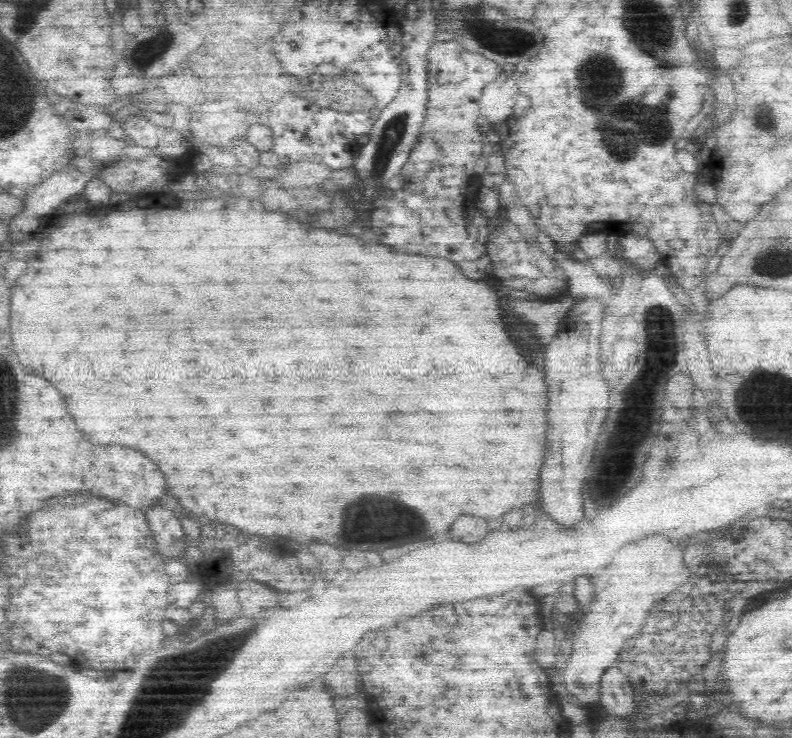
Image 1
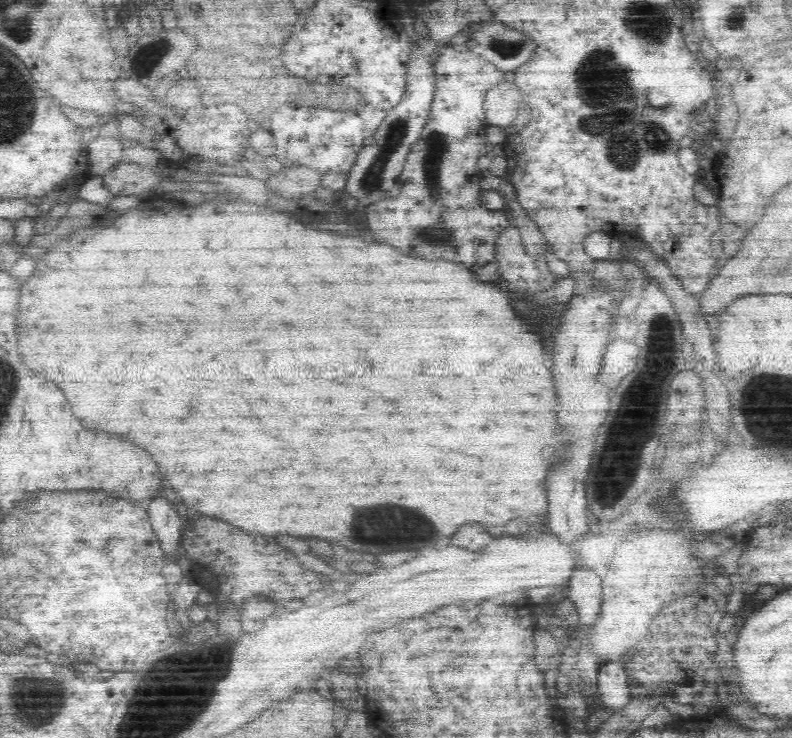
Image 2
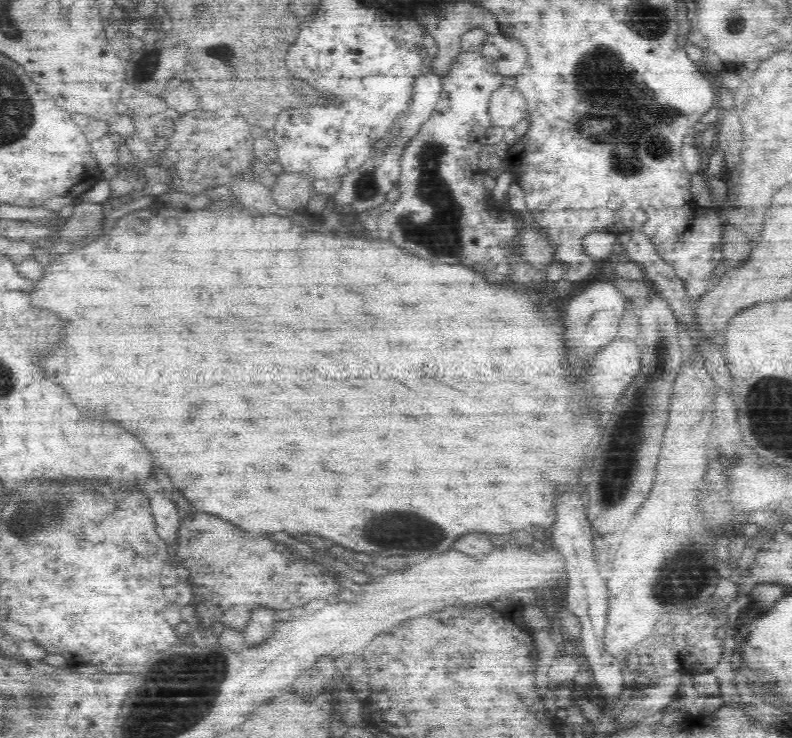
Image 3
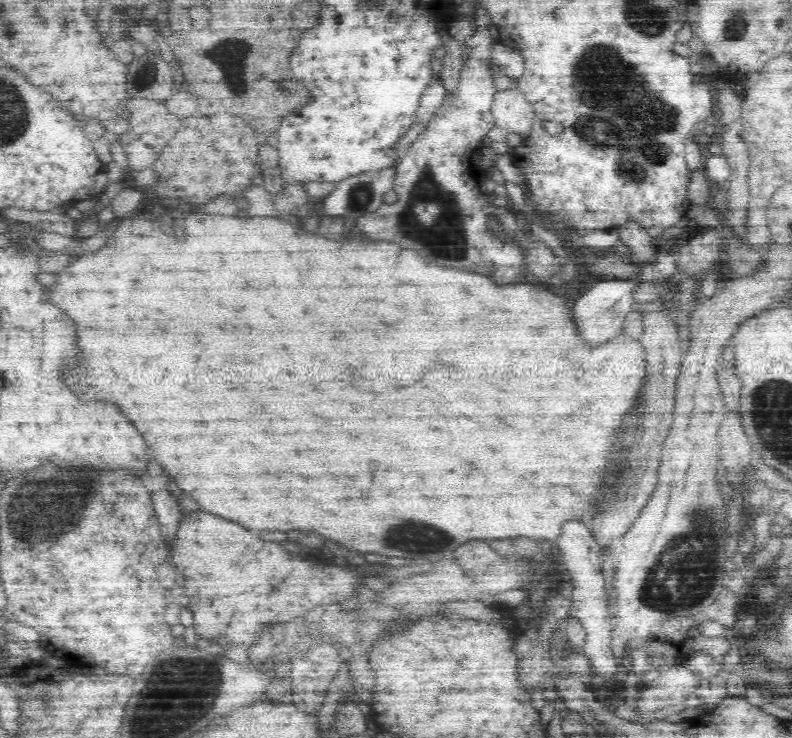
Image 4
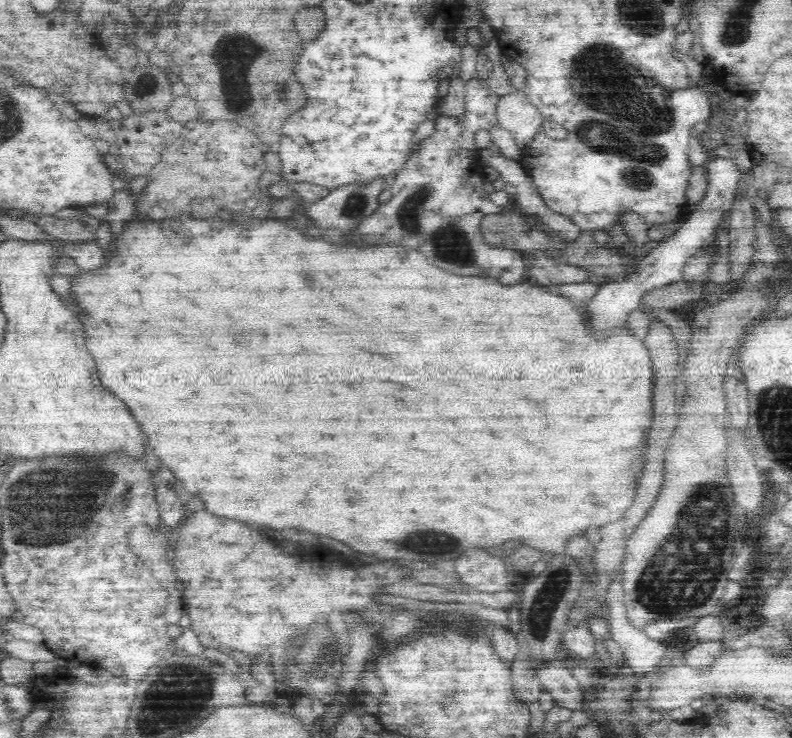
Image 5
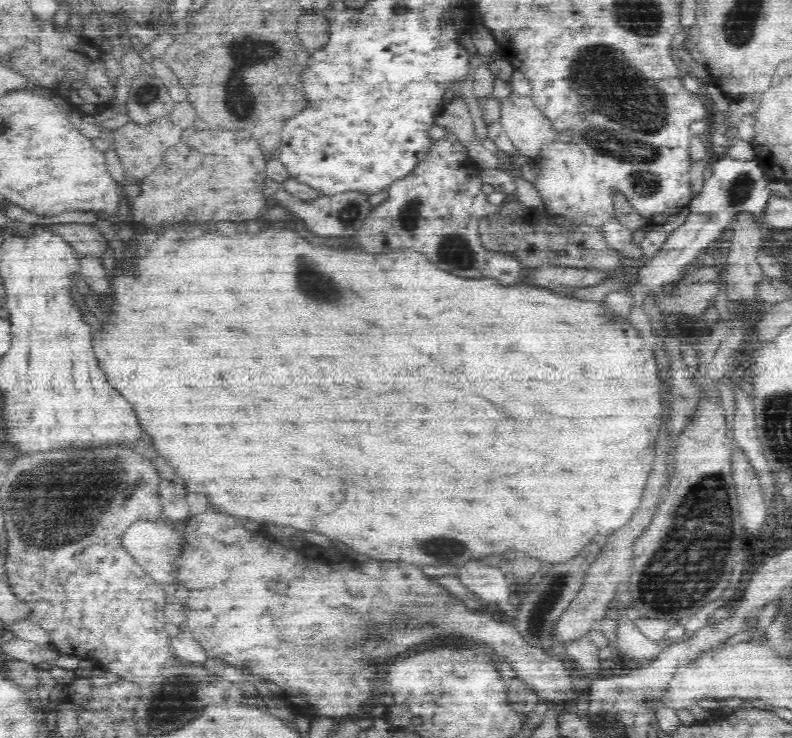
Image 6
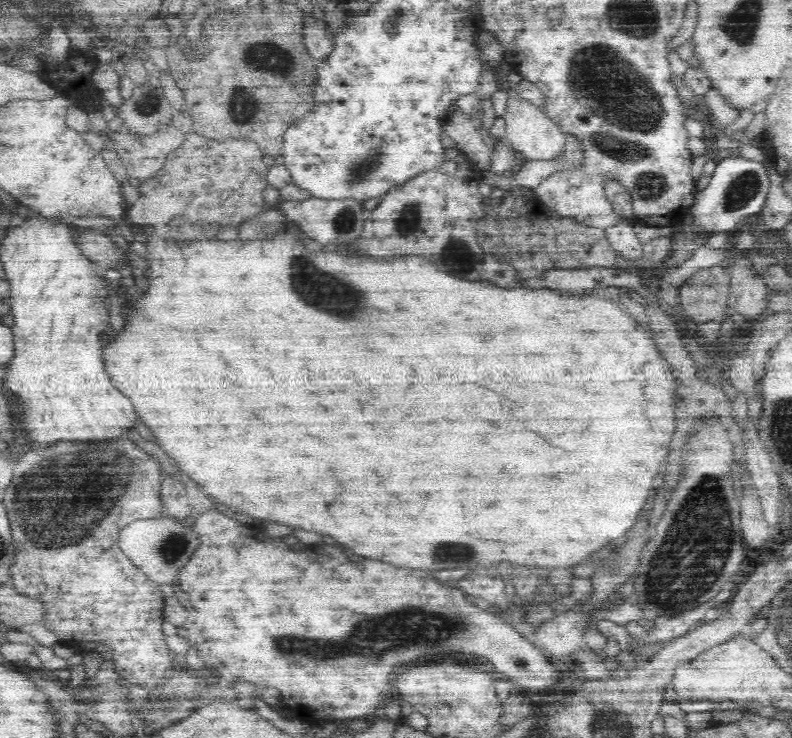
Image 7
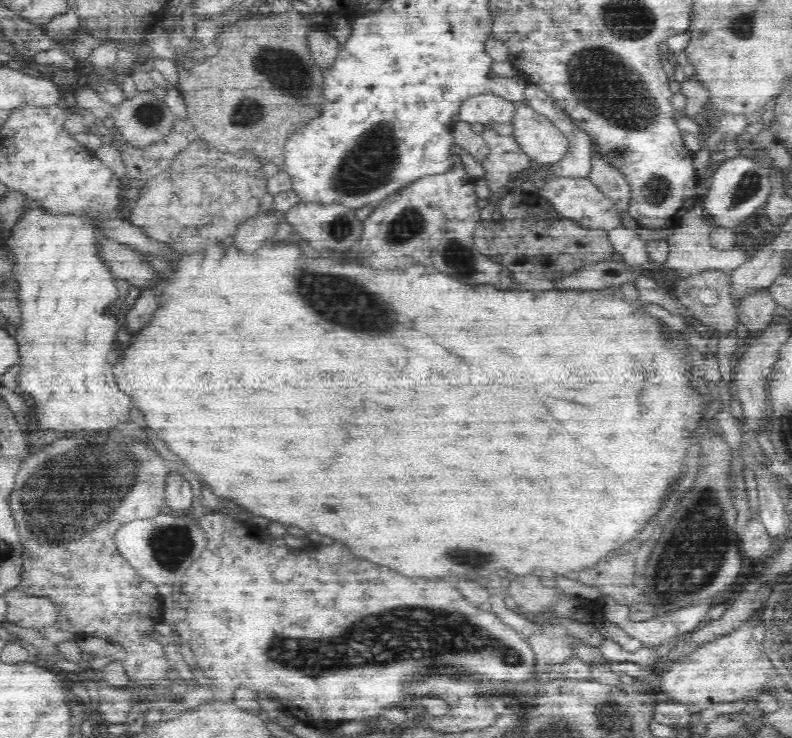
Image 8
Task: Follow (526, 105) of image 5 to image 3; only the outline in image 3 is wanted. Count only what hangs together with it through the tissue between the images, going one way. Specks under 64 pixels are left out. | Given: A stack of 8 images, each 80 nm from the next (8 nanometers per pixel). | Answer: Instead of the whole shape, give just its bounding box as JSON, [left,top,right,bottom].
[488,84,526,126]

